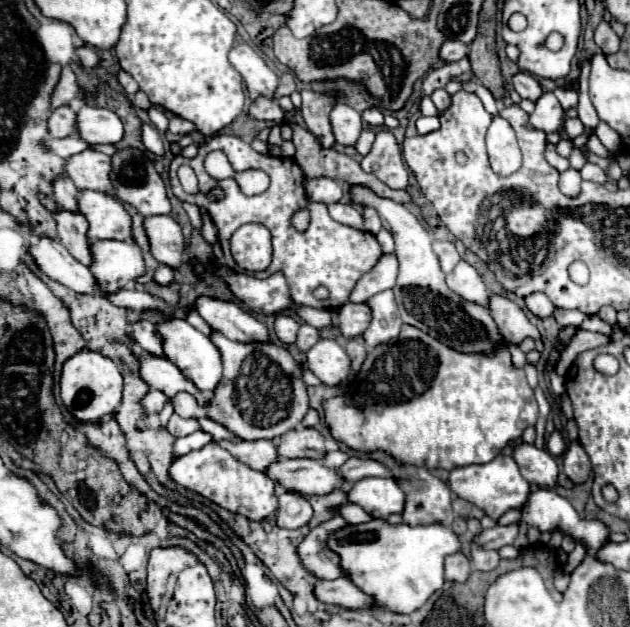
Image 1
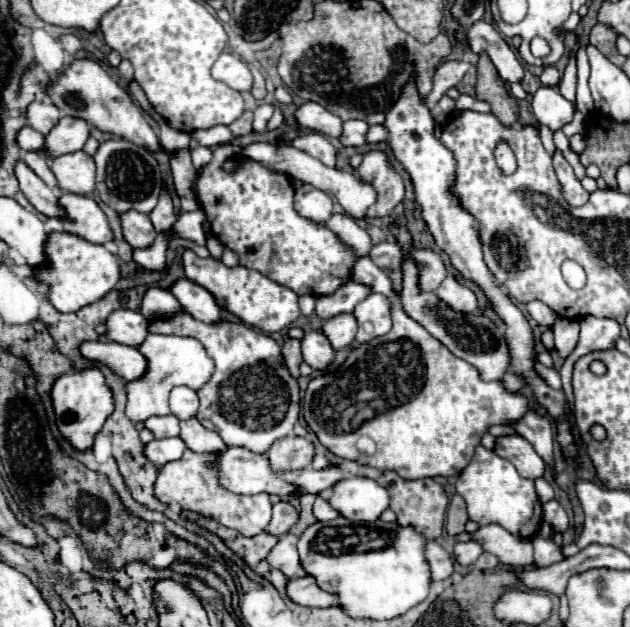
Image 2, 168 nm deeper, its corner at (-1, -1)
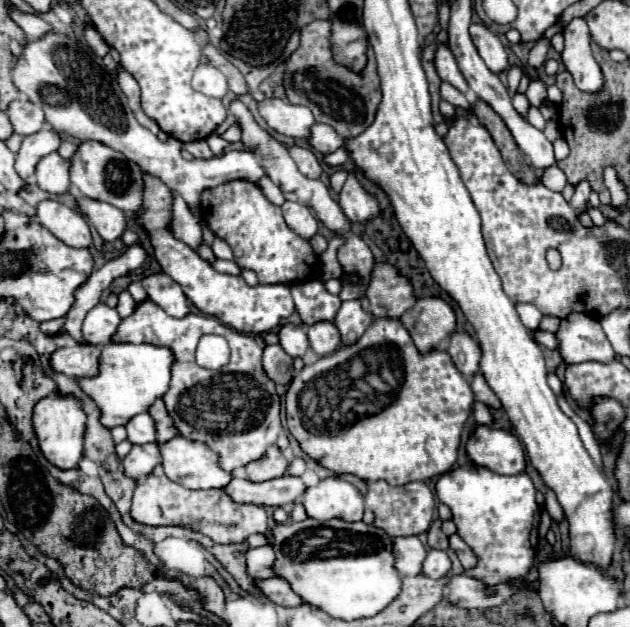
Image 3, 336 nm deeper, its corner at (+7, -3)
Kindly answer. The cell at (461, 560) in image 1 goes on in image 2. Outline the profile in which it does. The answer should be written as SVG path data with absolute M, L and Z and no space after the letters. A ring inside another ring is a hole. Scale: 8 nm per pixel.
M428 541L428 547L424 547L424 557L428 559L434 581L448 579L454 573L452 557L436 541Z

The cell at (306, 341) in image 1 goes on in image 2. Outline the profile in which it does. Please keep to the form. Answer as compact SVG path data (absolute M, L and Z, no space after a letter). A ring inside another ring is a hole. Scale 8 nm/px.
M286 339L282 345L282 357L284 357L284 365L288 367L292 377L298 377L300 371L300 363L302 363L302 355L300 355L300 341L298 339Z

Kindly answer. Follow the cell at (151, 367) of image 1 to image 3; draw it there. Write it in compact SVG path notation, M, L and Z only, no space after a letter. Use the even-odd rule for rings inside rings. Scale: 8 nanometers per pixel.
M74 345L56 349L50 357L54 371L68 377L96 377L100 367L100 349L96 345Z

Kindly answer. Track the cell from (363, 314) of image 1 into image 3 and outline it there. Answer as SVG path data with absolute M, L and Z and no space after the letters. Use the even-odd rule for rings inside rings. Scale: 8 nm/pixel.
M320 321L316 325L310 325L306 331L312 351L318 353L320 357L330 355L340 347L340 331L332 321Z

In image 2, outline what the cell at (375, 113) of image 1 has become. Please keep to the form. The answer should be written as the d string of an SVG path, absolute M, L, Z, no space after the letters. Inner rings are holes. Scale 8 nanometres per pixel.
M358 119L346 121L344 131L340 135L340 143L344 147L360 147L360 145L364 145L366 131L368 131L368 125L364 121L358 121Z

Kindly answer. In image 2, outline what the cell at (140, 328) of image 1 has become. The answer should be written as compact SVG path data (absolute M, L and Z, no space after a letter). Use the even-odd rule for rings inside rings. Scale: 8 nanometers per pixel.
M116 309L106 319L104 337L122 345L138 347L148 335L148 319L130 309Z

